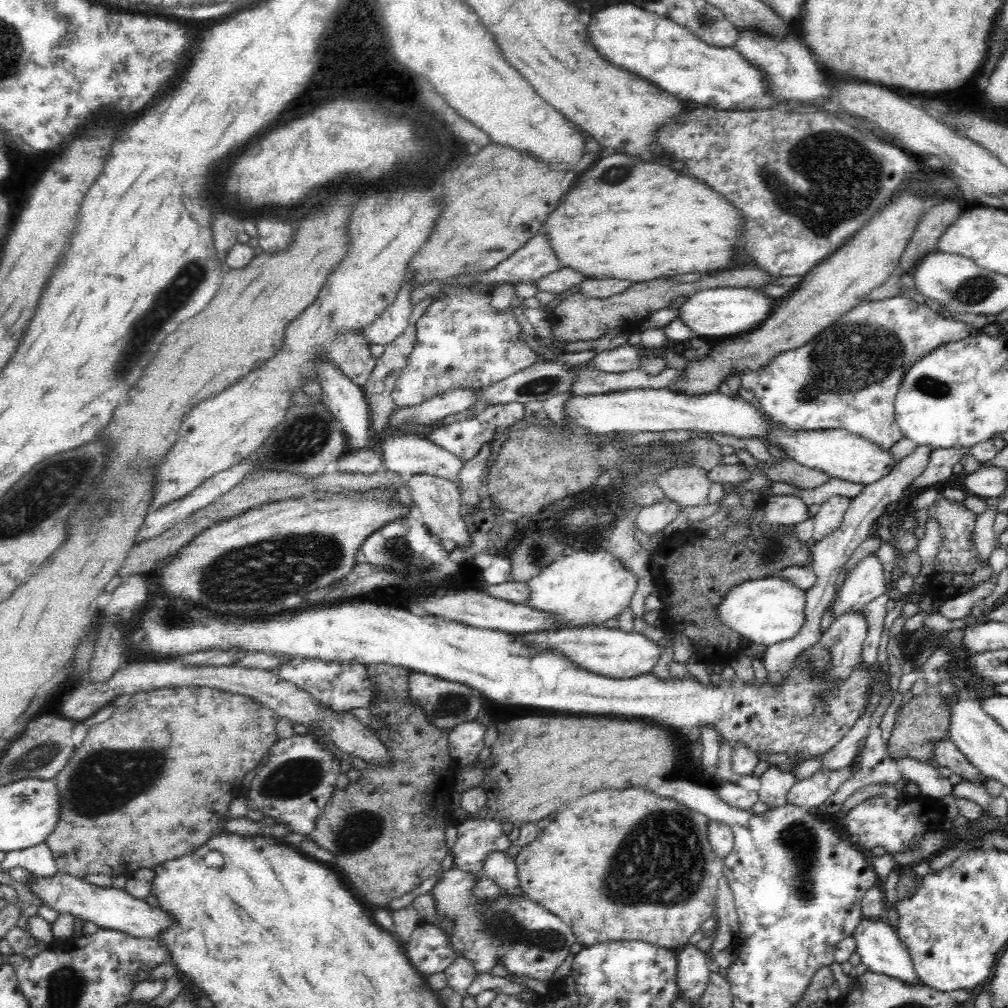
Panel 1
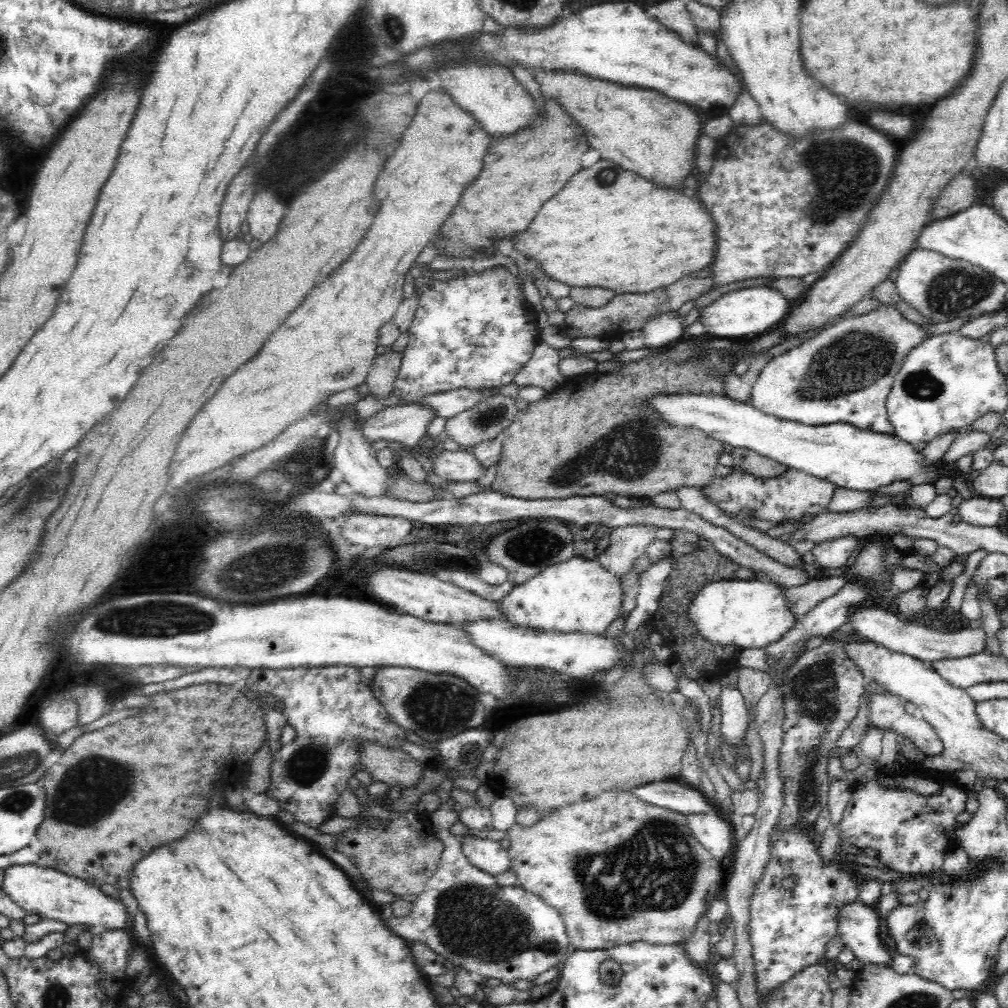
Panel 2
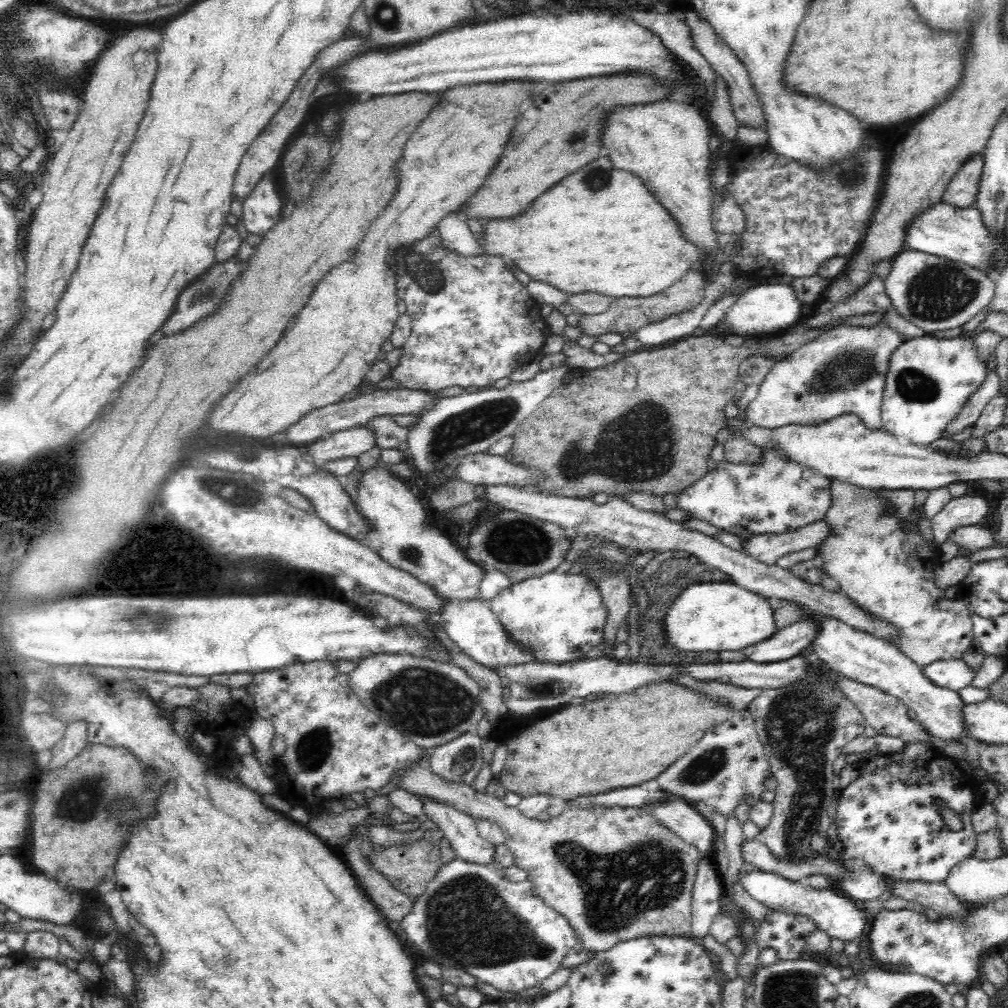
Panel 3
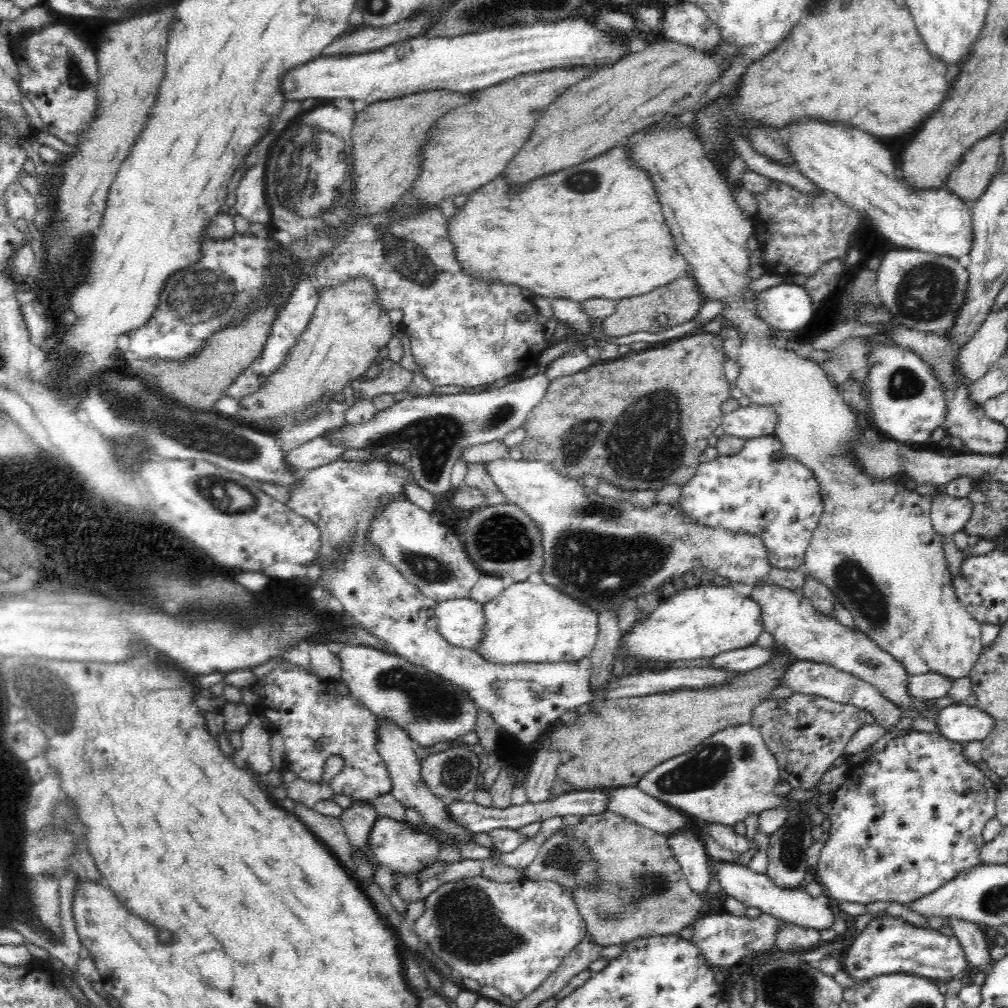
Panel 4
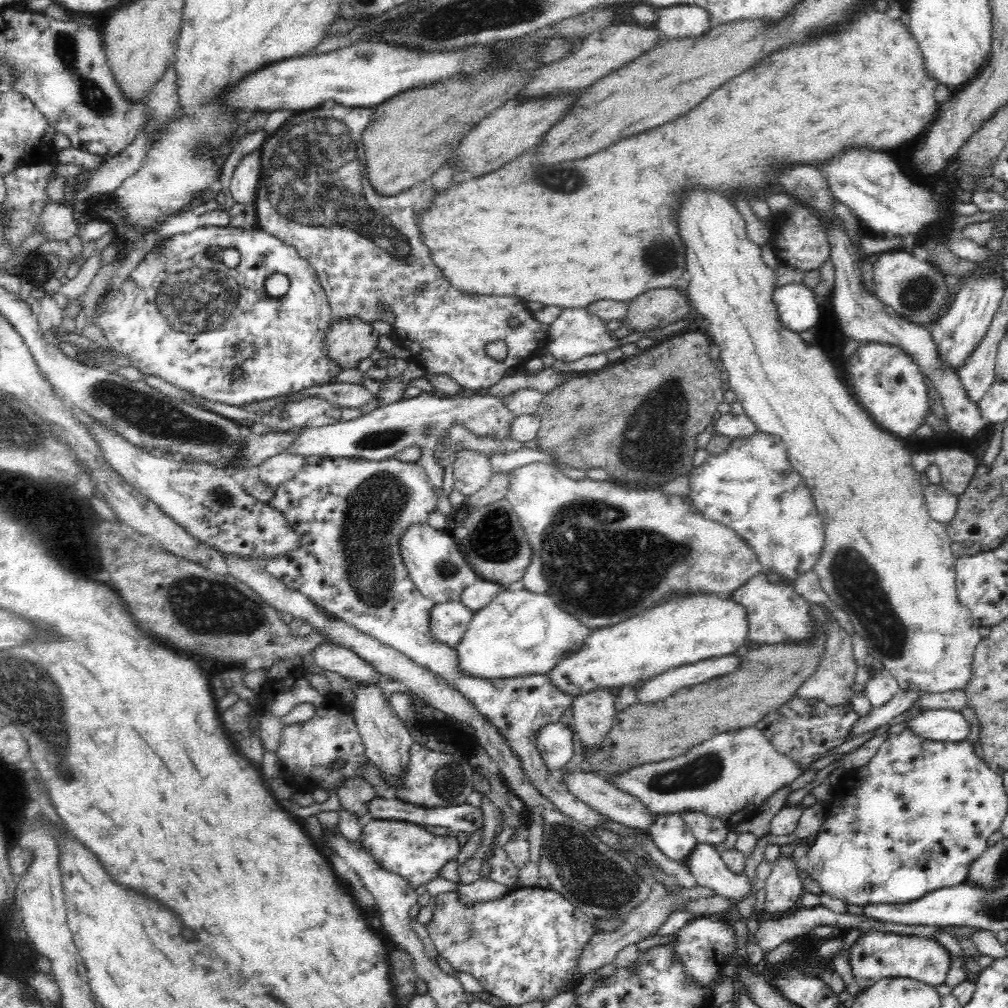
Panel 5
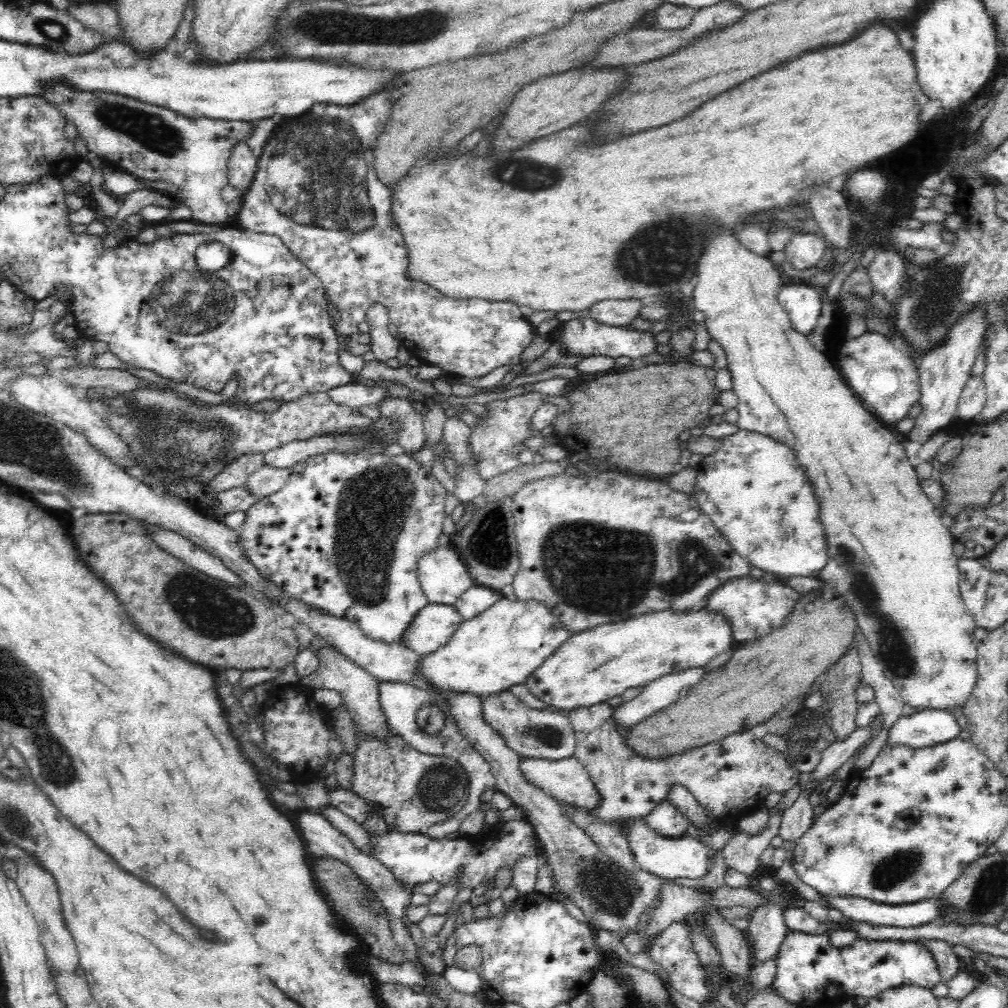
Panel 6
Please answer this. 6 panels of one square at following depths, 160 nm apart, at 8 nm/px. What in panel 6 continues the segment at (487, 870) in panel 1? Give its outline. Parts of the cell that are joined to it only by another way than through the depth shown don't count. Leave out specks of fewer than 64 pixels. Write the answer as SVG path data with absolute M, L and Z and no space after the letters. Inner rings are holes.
M322 640L322 644L316 648L318 653L318 668L308 676L302 677L299 683L304 687L313 689L336 690L342 695L343 705L353 718L353 724L357 730L361 730L365 736L377 736L388 738L388 724L385 714L378 703L378 680L365 668L358 666L353 660L346 658L344 654L336 650L334 646Z

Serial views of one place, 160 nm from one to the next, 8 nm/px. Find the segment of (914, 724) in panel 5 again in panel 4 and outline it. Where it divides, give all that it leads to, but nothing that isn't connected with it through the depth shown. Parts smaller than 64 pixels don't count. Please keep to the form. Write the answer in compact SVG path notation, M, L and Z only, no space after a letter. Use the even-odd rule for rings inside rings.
M965 703L950 704L938 710L934 724L937 734L960 743L982 741L994 728L994 721L986 711L978 709L977 706L969 707Z

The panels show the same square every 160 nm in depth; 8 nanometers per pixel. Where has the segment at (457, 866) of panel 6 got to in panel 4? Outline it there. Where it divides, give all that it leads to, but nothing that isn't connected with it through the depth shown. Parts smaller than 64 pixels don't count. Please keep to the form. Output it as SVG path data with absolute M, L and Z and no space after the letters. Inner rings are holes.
M379 816L368 832L368 852L372 852L375 862L391 874L418 874L424 868L438 861L442 846L441 837L432 832L424 832L408 821L400 822L393 818Z

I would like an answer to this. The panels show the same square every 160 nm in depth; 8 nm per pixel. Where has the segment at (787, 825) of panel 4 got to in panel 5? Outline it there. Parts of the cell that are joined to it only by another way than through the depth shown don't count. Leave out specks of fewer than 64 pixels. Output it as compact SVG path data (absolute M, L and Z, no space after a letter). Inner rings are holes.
M779 856L772 863L772 872L765 880L766 890L765 902L763 904L759 920L776 919L783 917L798 908L798 902L805 890L802 886L801 870L796 869L792 857Z

